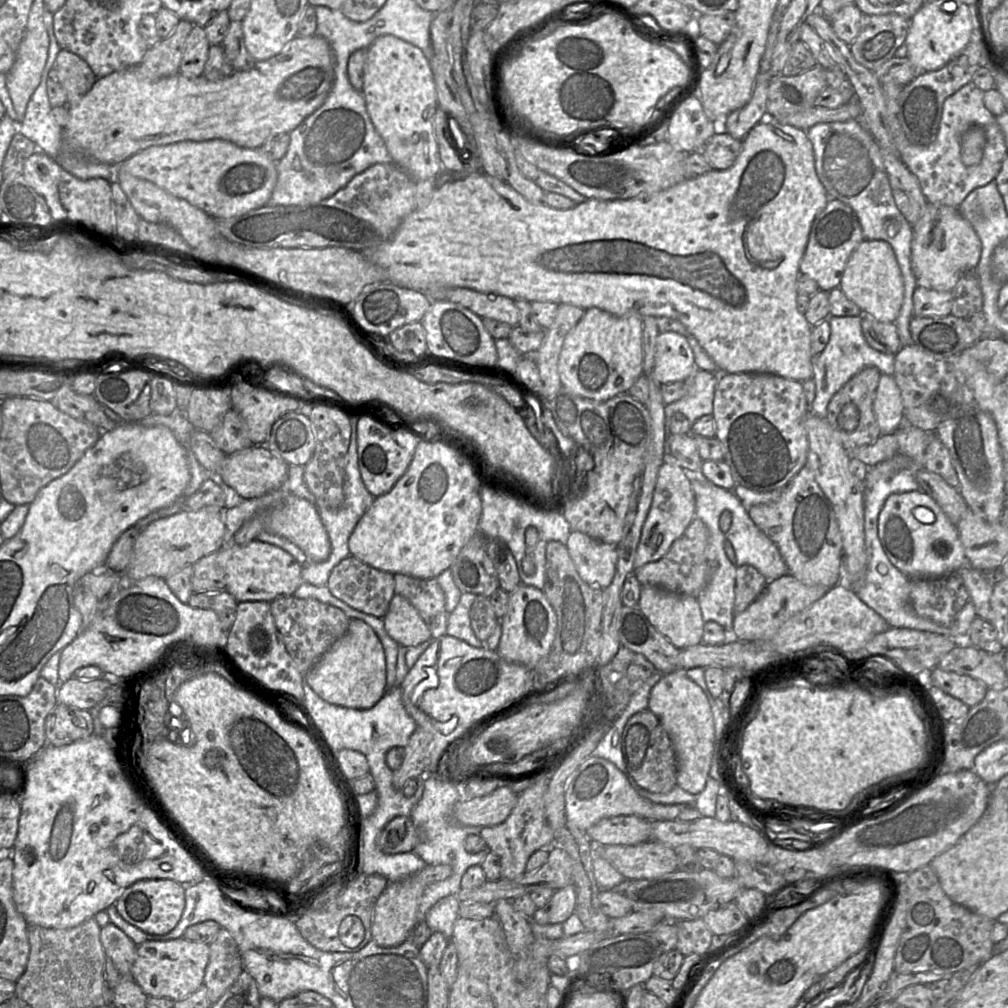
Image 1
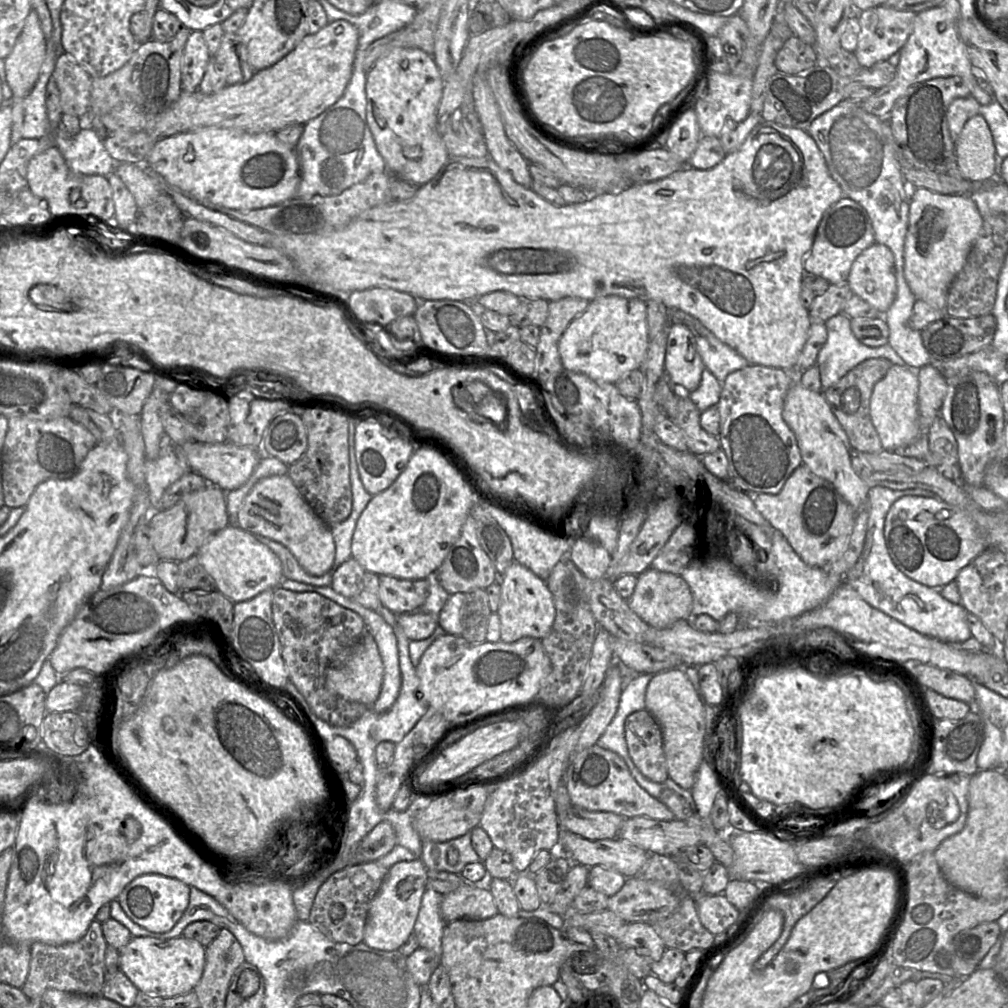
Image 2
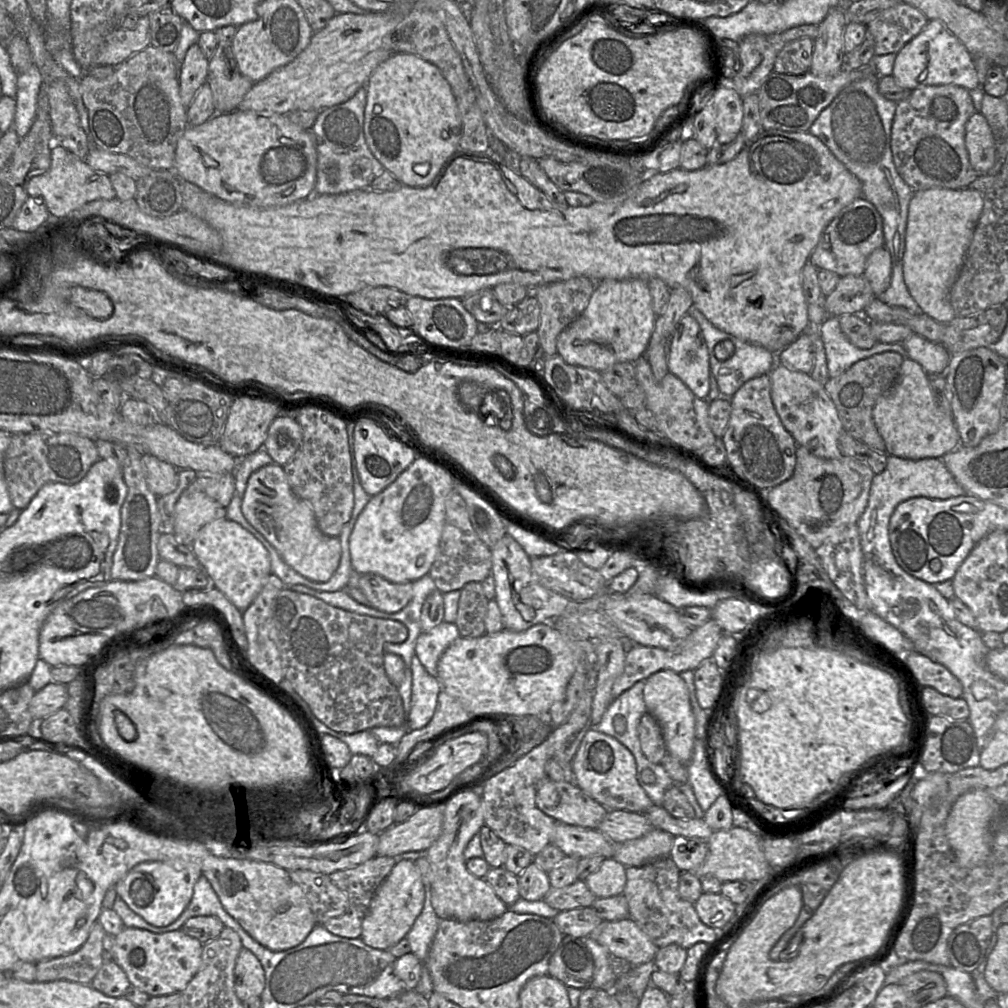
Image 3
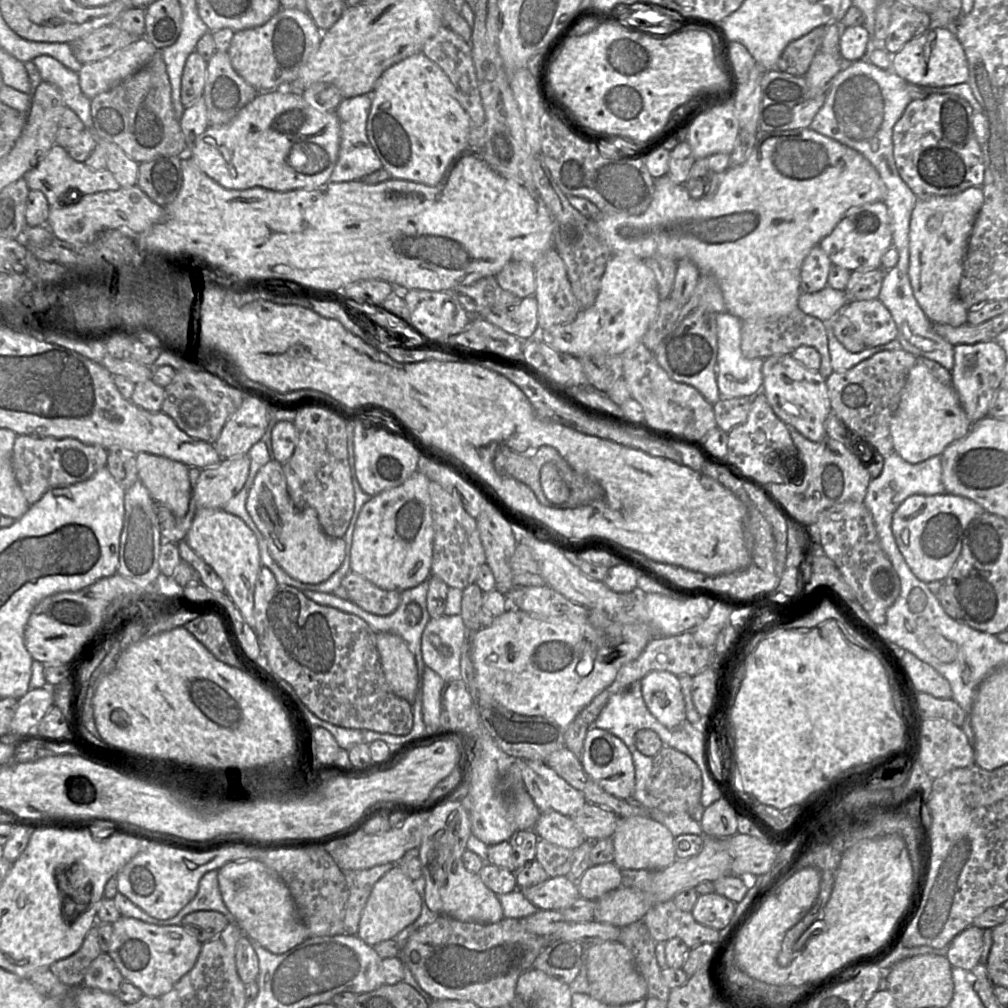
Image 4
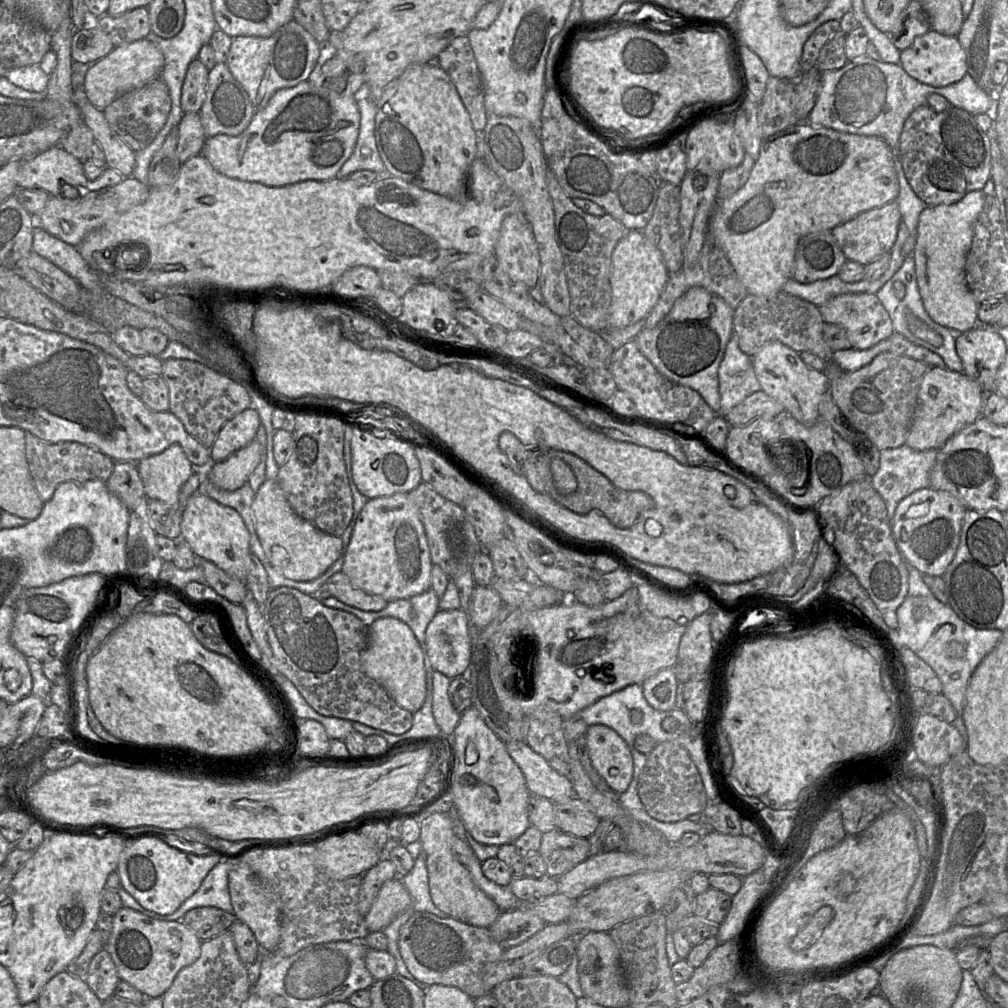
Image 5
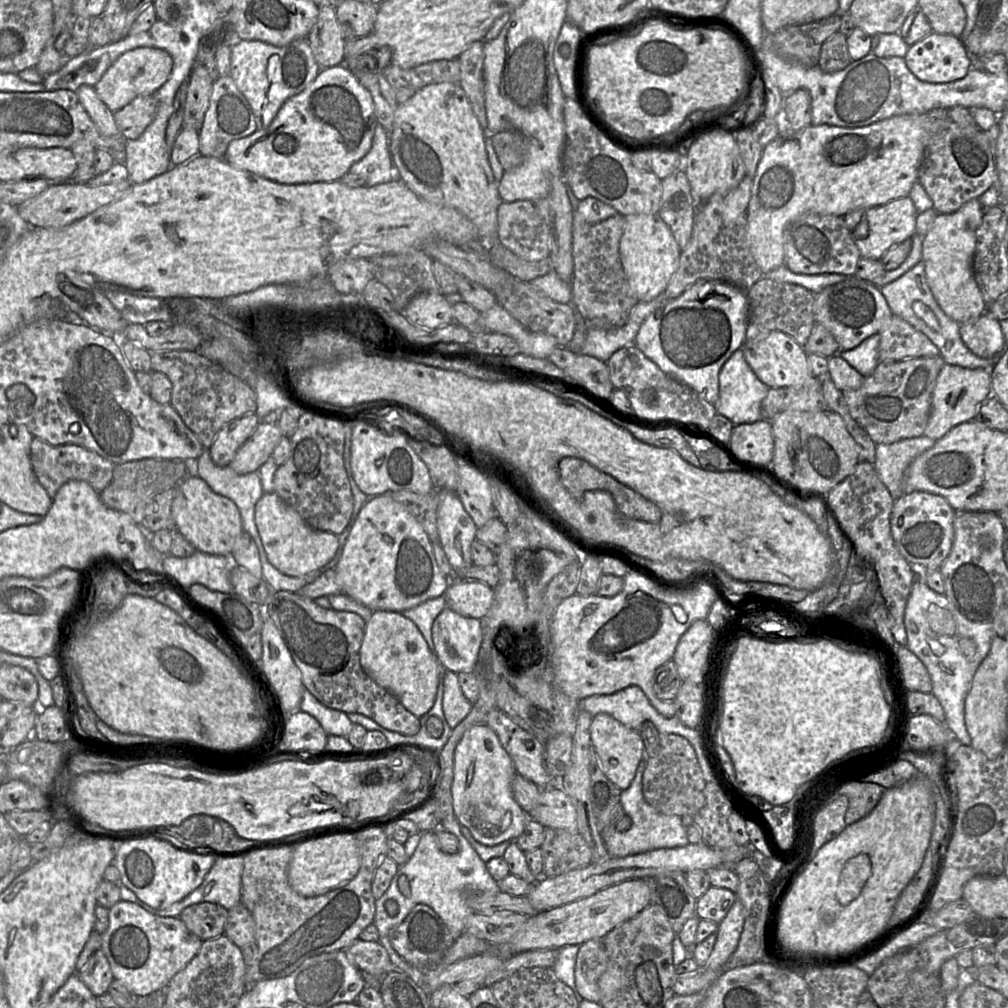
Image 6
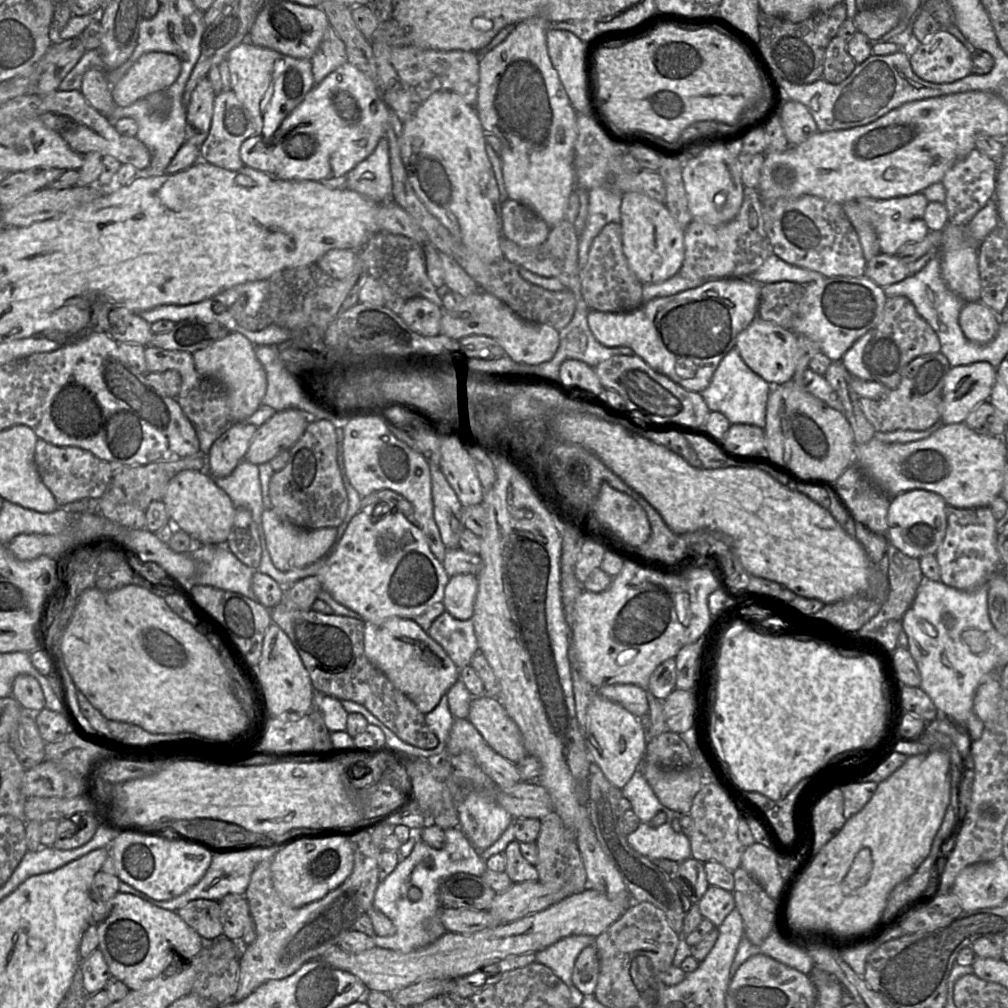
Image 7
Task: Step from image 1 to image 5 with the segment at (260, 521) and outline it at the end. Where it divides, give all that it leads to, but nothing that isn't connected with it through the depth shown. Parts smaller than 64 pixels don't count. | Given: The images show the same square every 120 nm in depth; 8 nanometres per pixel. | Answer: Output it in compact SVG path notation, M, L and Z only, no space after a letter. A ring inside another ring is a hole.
M266 479L255 494L255 528L271 565L286 578L306 582L324 574L341 556L342 539L329 535L298 516L276 480Z

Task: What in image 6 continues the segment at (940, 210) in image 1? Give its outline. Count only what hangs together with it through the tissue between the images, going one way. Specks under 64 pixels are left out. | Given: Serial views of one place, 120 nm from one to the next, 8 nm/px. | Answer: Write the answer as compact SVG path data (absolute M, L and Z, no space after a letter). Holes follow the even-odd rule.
M972 199L951 214L938 214L922 241L926 282L943 312L959 324L974 320L987 306L974 279L976 230L985 213L979 199Z

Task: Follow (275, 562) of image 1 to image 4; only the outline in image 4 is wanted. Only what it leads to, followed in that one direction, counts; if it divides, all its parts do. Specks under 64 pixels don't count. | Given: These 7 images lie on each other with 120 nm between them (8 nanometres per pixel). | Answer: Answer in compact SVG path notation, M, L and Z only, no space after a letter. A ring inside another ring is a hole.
M198 509L185 541L221 578L225 592L253 629L254 589L262 567L255 534L238 516L222 509Z

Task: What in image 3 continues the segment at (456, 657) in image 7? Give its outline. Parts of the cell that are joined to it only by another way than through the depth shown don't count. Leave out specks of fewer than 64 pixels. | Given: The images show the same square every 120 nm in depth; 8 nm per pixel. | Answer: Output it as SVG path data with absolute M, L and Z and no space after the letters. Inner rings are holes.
M442 621L417 638L415 654L426 671L437 678L437 664L445 650L460 636L455 623Z

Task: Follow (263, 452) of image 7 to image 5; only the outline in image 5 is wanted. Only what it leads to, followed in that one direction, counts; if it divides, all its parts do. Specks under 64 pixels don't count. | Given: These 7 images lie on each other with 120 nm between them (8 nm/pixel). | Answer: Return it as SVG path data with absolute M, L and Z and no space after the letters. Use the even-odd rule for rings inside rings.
M253 440L227 459L212 463L208 479L220 490L235 491L248 482L261 457L262 447Z

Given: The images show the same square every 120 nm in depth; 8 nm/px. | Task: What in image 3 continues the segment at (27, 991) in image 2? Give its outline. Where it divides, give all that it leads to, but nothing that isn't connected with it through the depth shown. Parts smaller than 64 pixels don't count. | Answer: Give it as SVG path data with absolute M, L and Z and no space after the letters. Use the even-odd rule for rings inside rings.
M96 921L85 943L75 952L36 963L36 982L66 980L91 984L103 964L102 949L106 932Z

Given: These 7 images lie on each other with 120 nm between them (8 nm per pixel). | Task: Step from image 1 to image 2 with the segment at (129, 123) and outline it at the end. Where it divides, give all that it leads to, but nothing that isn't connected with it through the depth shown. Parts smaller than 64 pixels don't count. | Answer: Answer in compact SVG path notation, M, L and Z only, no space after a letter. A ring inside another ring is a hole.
M336 20L330 22L315 34L307 34L306 36L304 36L301 39L301 41L294 47L293 50L291 50L288 54L286 54L282 59L280 59L274 65L255 72L249 81L236 85L227 85L222 90L212 95L202 94L198 90L194 92L183 92L182 90L178 100L174 102L168 109L166 109L165 111L163 111L158 115L146 114L145 128L134 129L134 130L136 131L143 130L151 135L155 135L157 139L163 139L165 137L169 137L178 133L186 132L197 128L204 128L204 127L233 128L251 134L259 134L259 133L275 133L278 130L290 124L304 125L306 122L315 118L316 116L321 114L324 110L326 110L328 107L330 107L335 102L337 102L340 99L340 97L343 95L345 88L352 75L353 63L358 49L358 38L359 38L358 30L351 23L345 20Z

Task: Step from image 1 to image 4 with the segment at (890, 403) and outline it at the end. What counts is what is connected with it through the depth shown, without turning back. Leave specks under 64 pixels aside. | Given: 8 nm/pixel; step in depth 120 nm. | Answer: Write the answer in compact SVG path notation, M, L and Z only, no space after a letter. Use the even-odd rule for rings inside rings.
M917 361L909 371L898 408L890 420L893 451L912 464L941 456L947 446L967 436L972 424L952 385L938 381L924 364Z

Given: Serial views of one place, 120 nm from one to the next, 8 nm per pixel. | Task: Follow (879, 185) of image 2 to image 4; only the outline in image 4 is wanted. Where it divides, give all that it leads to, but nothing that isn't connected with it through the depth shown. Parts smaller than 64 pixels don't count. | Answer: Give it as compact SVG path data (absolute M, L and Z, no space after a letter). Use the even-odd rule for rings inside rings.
M867 59L846 65L834 78L825 102L810 124L814 131L861 153L877 170L886 187L883 203L887 206L892 232L892 247L899 255L897 268L908 274L909 227L918 200L902 180L893 155L893 128L912 101L907 82L892 70L883 70Z

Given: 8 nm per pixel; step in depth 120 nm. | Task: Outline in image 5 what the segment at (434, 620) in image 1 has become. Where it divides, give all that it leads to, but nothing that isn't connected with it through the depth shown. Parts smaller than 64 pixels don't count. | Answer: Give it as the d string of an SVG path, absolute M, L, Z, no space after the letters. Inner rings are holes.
M342 571L330 577L319 593L330 593L340 602L363 611L382 611L388 603L381 597L370 595L354 587Z

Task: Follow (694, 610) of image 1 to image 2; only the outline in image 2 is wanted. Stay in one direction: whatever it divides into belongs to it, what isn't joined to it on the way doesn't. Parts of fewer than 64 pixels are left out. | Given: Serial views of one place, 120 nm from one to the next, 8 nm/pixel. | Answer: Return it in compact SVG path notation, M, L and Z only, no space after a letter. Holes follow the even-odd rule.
M651 567L638 575L636 587L631 597L627 599L627 604L645 623L655 629L664 629L678 620L692 618L693 599L688 584L681 576Z

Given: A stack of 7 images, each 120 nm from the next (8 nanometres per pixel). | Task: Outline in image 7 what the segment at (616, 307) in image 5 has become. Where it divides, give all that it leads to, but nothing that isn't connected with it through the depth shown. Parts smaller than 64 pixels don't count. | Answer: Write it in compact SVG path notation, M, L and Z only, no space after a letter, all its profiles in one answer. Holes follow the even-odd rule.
M639 192L622 195L622 247L628 265L642 284L658 284L676 275L684 261L684 233L664 203Z

